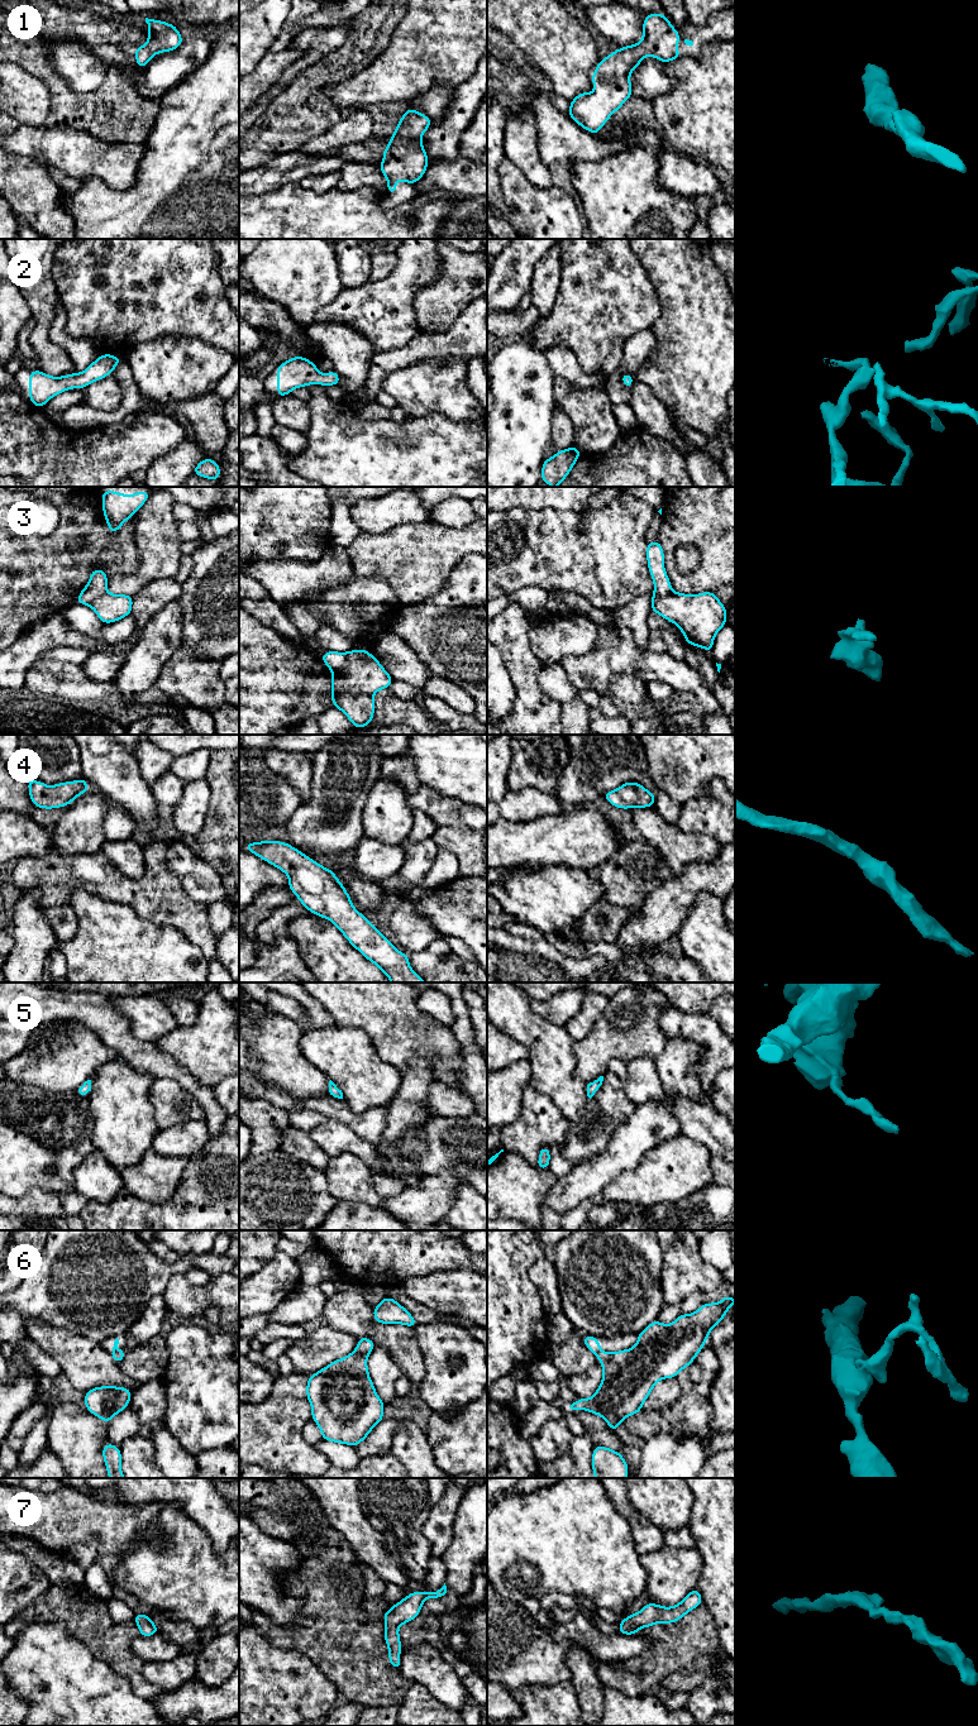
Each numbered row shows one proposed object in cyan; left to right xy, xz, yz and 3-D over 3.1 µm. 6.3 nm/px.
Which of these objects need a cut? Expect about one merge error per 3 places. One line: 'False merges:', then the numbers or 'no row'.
False merges: 3, 6

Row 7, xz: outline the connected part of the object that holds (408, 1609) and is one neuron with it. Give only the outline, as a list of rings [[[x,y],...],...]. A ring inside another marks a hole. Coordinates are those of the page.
[[[445,1583],[435,1592],[411,1592],[385,1612],[382,1617],[385,1621],[383,1635],[385,1643],[388,1646],[388,1662],[393,1669],[400,1670],[401,1667],[401,1639],[399,1636],[399,1627],[406,1622],[411,1622],[418,1615],[420,1615],[425,1600],[438,1598],[445,1593]]]

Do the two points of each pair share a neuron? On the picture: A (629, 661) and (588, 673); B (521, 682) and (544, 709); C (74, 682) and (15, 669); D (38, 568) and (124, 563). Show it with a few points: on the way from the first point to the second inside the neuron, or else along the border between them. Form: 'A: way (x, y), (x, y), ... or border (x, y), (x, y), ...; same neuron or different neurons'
A: way (619, 661), (601, 661), (599, 664); same neuron
B: way (526, 688), (528, 693), (538, 703); same neuron
C: border (38, 658), (25, 674), (24, 689), (22, 692); different neurons
D: way (60, 568), (74, 568), (85, 560), (103, 560); same neuron

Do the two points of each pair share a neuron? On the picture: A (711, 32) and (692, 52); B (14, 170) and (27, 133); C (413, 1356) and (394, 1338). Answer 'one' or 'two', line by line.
A: one
B: two
C: one

